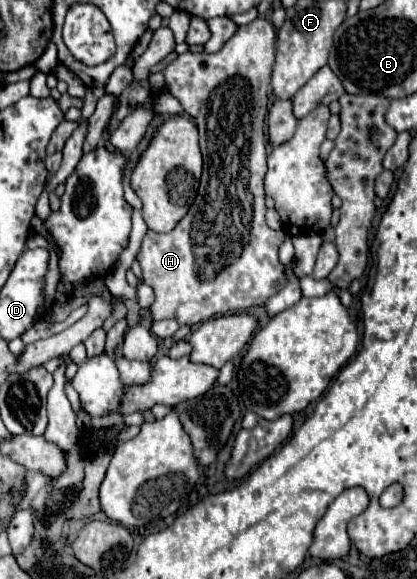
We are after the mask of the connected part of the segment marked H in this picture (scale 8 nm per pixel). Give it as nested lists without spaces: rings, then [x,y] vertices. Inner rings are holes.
[[[255,18],[251,24],[247,26],[239,26],[237,34],[215,54],[207,54],[207,52],[199,52],[199,54],[193,54],[193,52],[185,52],[185,54],[179,54],[177,60],[173,60],[165,70],[165,88],[181,102],[183,110],[187,114],[191,114],[191,118],[195,120],[197,124],[197,130],[199,130],[199,146],[201,146],[201,154],[203,154],[203,176],[201,176],[201,184],[199,184],[199,190],[197,190],[197,198],[193,202],[193,206],[189,208],[189,212],[185,214],[185,218],[167,234],[157,234],[157,232],[147,232],[145,238],[143,238],[143,244],[139,248],[139,254],[137,254],[137,260],[139,260],[142,268],[142,280],[144,283],[149,284],[153,290],[155,290],[155,302],[151,304],[151,320],[165,320],[165,318],[173,318],[177,320],[179,324],[197,324],[197,322],[203,322],[203,320],[209,320],[213,316],[221,316],[221,314],[227,314],[227,312],[243,312],[251,306],[261,306],[265,304],[271,296],[275,296],[277,292],[281,292],[287,284],[287,268],[285,264],[279,262],[279,256],[277,256],[277,250],[279,250],[279,244],[283,242],[283,234],[277,234],[275,230],[271,230],[265,222],[265,188],[263,188],[263,176],[267,174],[267,142],[265,142],[265,136],[263,136],[263,126],[265,126],[265,114],[267,114],[267,94],[269,94],[269,84],[271,84],[271,68],[273,68],[273,60],[275,60],[275,28],[271,22],[267,22],[265,18]],[[247,190],[253,194],[253,202],[247,202]],[[193,242],[199,242],[199,248],[201,248],[201,270],[199,270],[199,264],[195,262],[195,254],[193,254]]]

